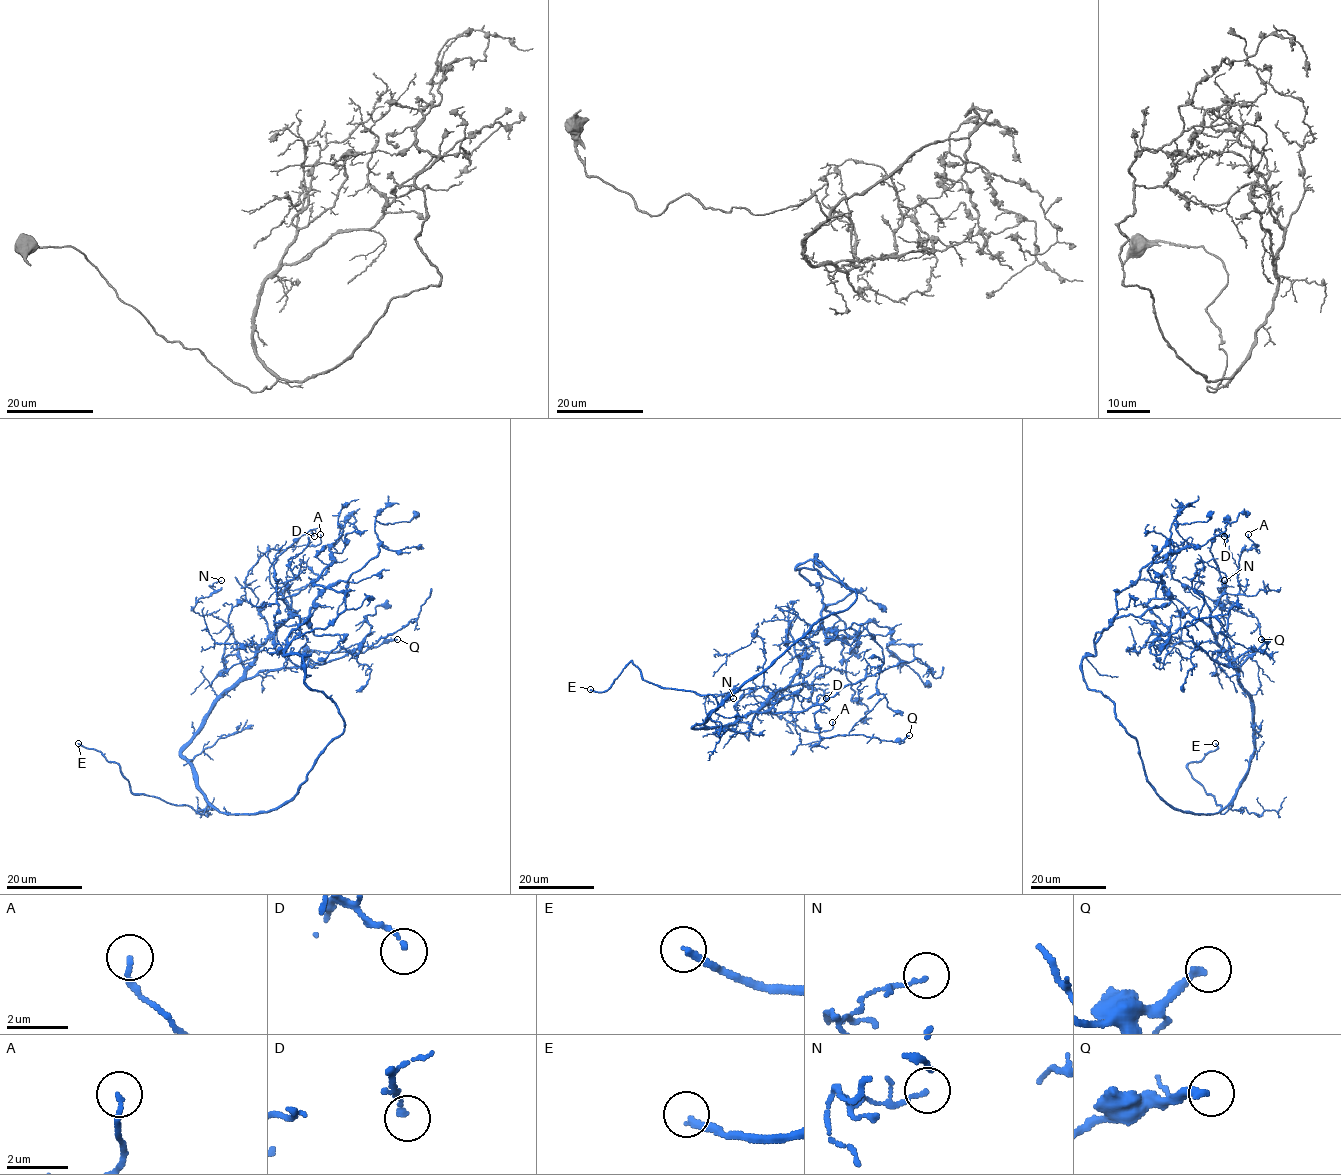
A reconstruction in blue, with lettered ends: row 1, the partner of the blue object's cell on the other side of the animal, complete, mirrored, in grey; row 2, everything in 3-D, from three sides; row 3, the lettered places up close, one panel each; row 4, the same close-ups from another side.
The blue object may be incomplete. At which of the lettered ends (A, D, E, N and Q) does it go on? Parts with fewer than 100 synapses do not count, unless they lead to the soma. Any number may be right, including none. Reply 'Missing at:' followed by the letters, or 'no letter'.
Missing at: E

